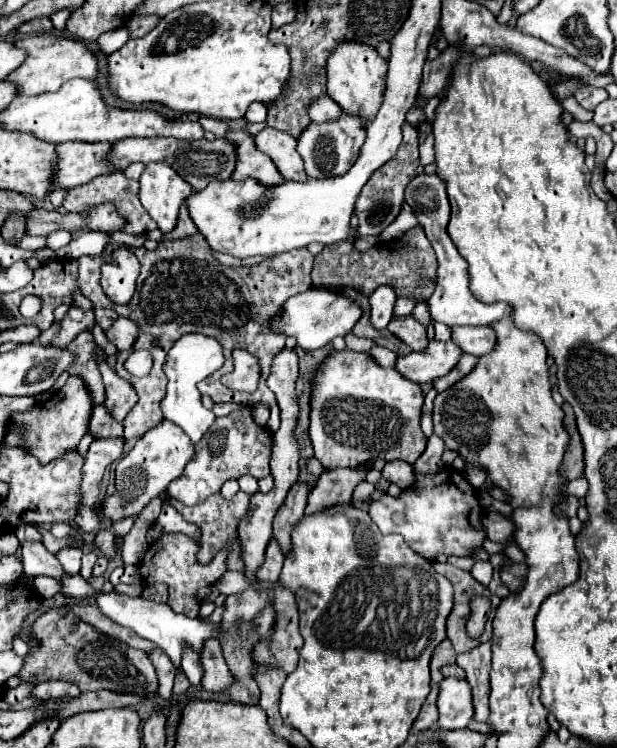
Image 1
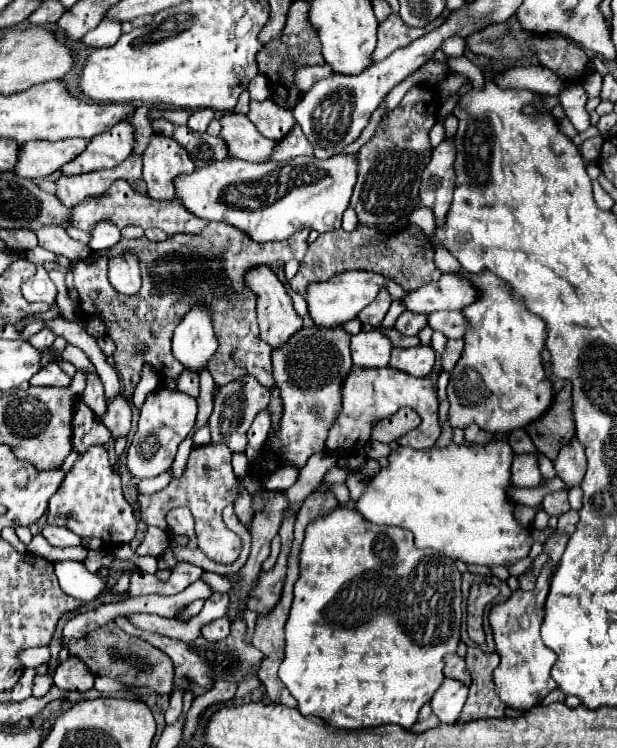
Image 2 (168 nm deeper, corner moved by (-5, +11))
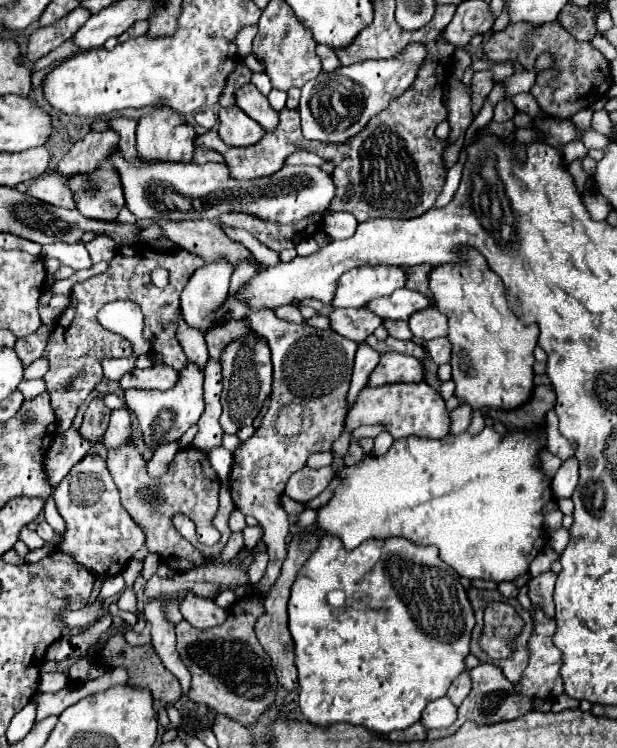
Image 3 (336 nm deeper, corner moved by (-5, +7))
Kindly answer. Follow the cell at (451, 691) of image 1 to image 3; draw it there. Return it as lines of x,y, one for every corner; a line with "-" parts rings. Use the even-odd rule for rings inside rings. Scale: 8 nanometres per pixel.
443,696
427,704
421,722
431,730
431,728
447,728
455,722
455,718
457,718
457,706
447,696

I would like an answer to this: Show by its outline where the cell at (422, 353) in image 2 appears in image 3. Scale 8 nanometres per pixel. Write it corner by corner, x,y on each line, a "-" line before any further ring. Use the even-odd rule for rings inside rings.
387,352
381,356
379,366
373,370
369,384
383,386
393,382
421,382
425,366
415,356
401,352

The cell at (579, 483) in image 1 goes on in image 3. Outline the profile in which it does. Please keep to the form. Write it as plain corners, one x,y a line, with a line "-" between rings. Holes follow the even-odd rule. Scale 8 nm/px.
561,527
560,529
551,533
552,536
549,537
548,544
555,550
558,554
561,554
562,551
566,548
570,540
570,534
567,529
-
552,541
552,544
550,542

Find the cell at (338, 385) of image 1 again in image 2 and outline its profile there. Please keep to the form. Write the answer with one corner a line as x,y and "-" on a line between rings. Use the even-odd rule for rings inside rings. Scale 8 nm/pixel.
389,366
373,368
373,370
371,368
369,370
353,368
351,374
343,382
343,408
341,408
337,422
329,430
327,448
333,452
335,450
353,452
355,448
359,448
361,444
365,444
369,440
373,422
395,414
403,406
413,408
421,416
421,424
417,428
409,430
407,434
399,436
397,442
401,446
411,446
411,448
431,448
441,434
439,414
437,414
439,402
437,402
437,392
435,392
431,380
429,378
415,378
411,374
391,370

